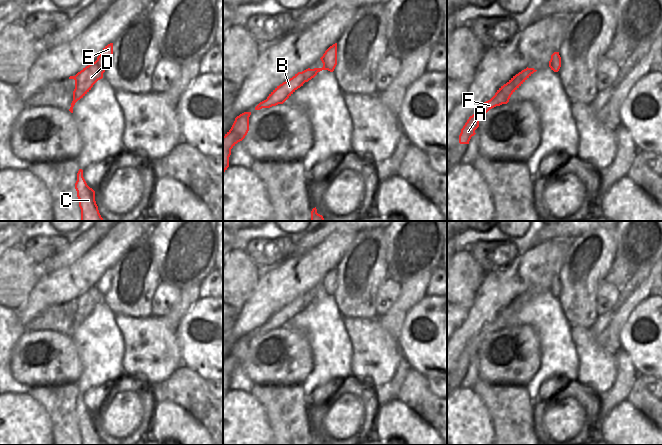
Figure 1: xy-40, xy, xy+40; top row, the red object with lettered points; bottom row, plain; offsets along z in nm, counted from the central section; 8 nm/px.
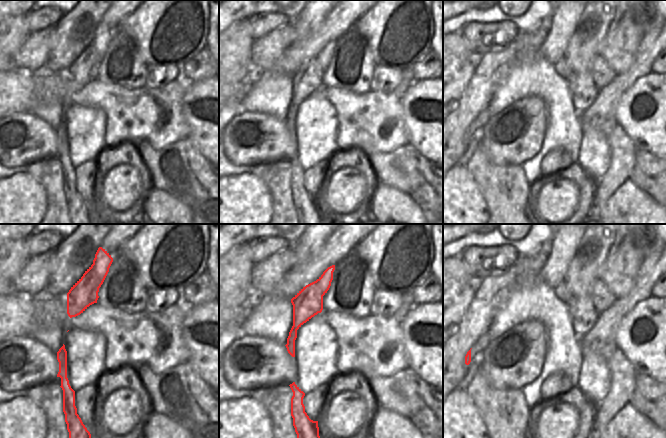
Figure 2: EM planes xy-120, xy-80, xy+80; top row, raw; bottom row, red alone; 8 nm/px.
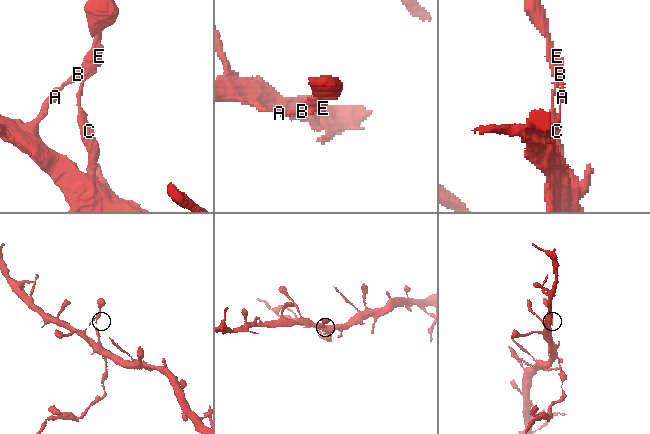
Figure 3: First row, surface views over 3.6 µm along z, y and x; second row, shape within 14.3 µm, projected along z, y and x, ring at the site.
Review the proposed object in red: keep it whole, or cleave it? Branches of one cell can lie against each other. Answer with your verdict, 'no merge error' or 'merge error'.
merge error

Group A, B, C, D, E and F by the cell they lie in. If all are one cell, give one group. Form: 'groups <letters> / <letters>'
groups A B F / C D E

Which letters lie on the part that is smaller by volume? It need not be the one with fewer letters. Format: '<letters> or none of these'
C, D, E

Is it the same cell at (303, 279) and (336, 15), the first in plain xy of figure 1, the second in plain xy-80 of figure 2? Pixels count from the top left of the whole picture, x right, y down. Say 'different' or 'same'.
same

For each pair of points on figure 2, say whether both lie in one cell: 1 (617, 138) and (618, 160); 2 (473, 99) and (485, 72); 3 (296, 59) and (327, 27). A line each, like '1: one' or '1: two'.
1: one
2: one
3: one

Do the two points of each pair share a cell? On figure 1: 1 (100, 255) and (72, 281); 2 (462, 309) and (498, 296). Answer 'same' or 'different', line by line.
1: same
2: different

